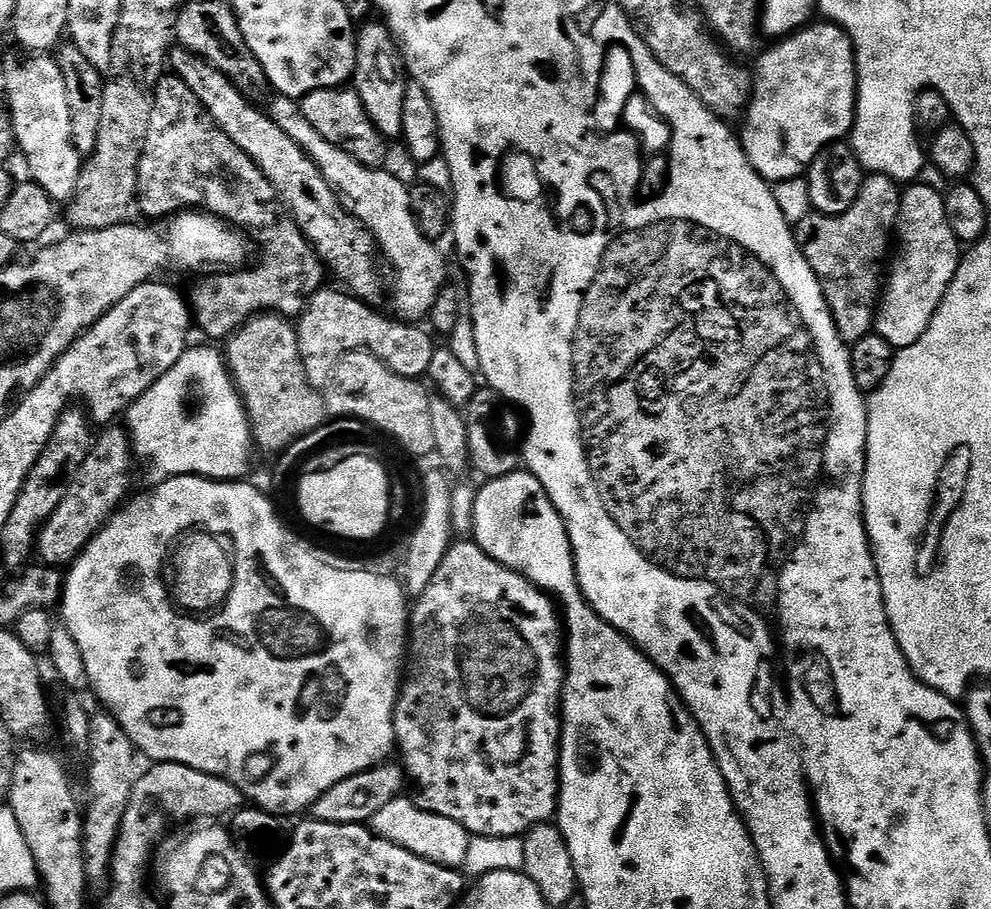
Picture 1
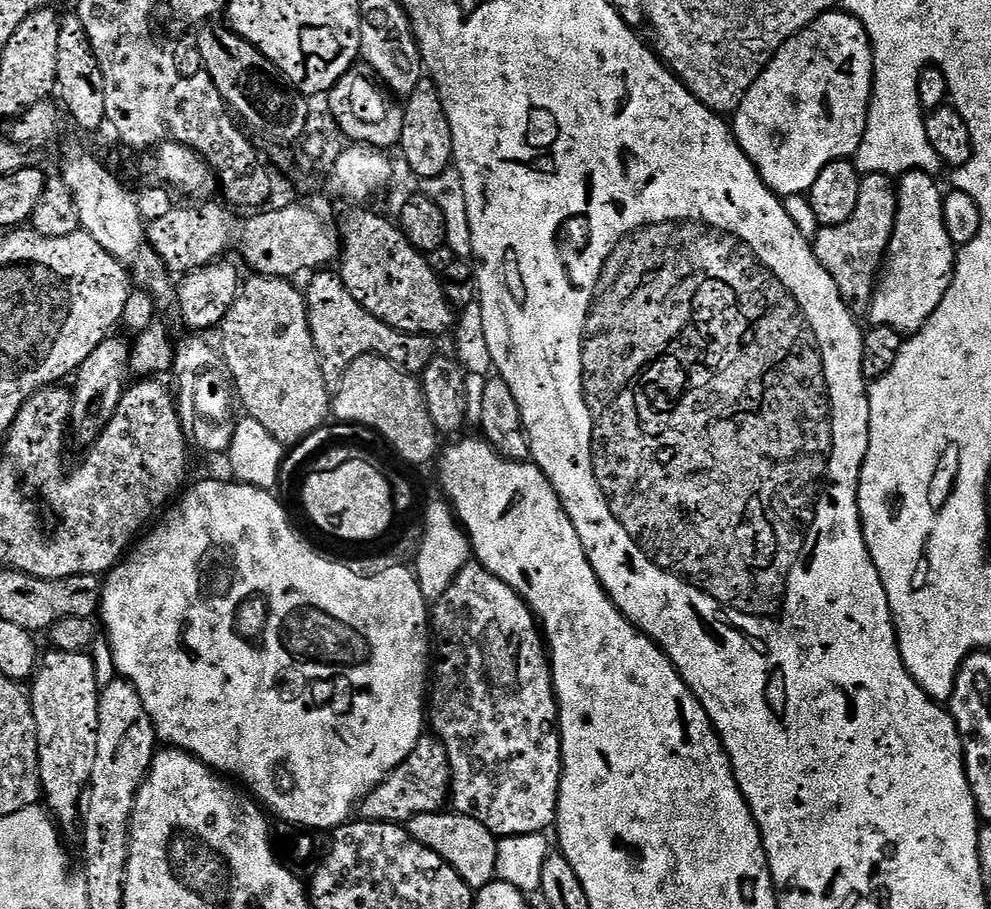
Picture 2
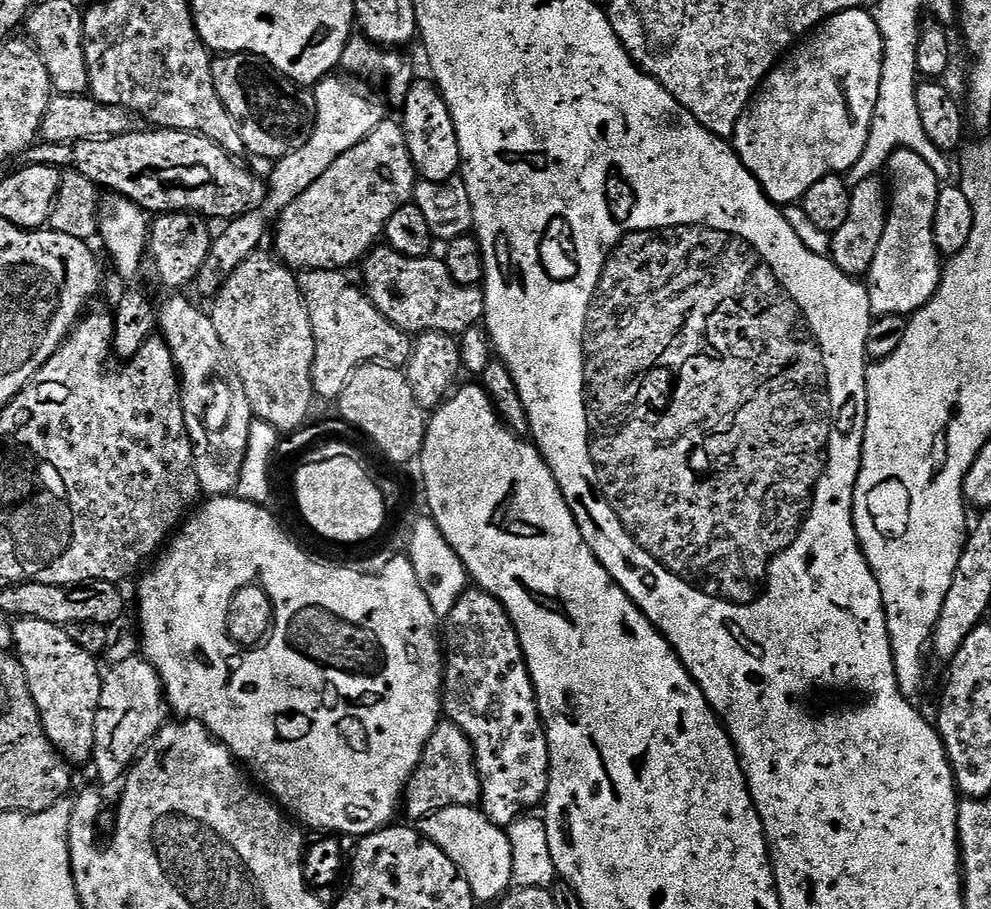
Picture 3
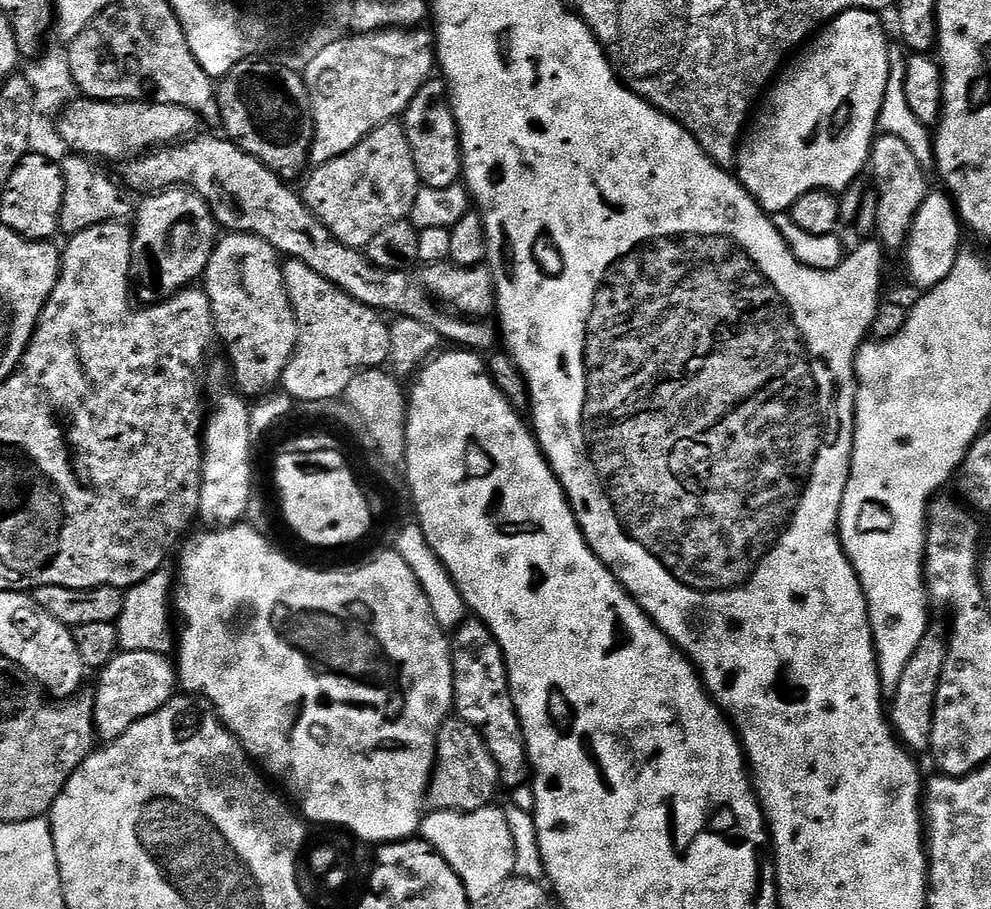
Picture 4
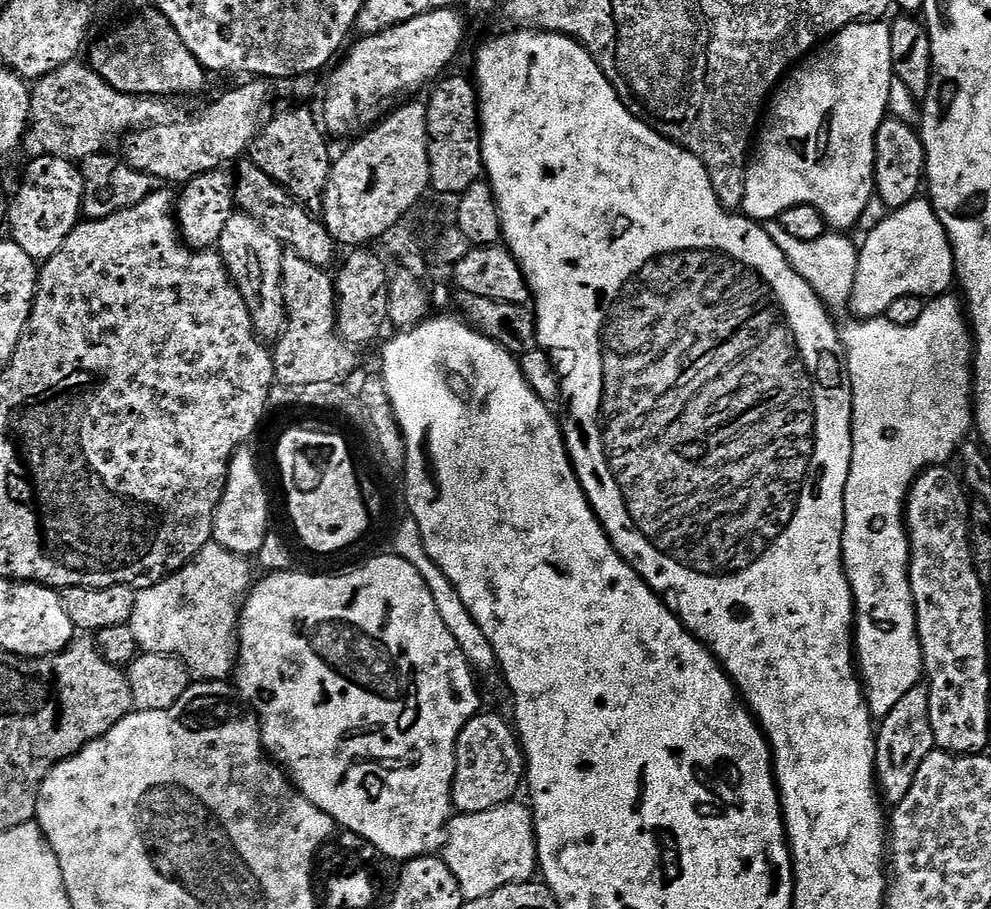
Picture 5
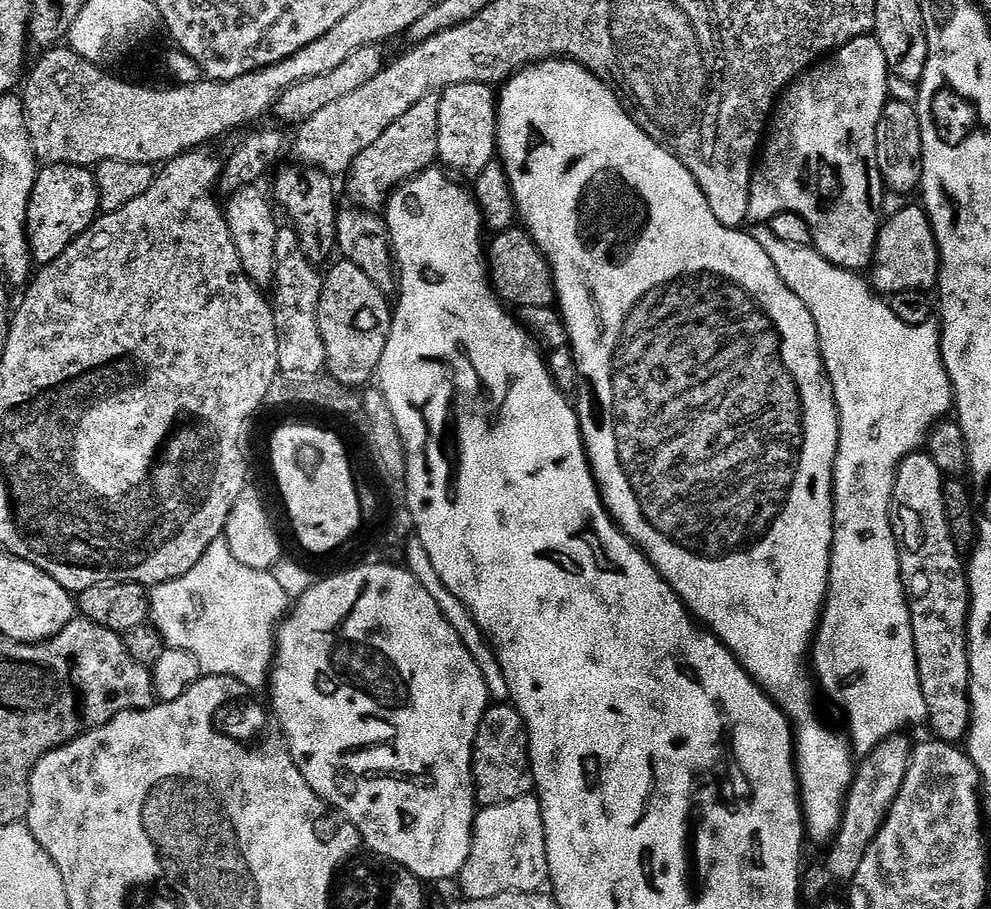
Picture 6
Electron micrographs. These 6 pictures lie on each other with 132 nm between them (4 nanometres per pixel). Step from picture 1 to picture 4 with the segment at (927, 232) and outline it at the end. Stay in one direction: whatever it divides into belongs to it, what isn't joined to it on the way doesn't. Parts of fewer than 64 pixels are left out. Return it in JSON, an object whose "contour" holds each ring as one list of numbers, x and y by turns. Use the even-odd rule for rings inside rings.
{"contour":[[877,135,872,145,870,173,872,172,873,178,876,179,875,191,879,199,875,235,885,249,903,249,907,245,918,210,928,197,930,185,924,177,924,168,920,163,921,157,916,156,914,150,910,150,910,146,902,142,902,138]]}

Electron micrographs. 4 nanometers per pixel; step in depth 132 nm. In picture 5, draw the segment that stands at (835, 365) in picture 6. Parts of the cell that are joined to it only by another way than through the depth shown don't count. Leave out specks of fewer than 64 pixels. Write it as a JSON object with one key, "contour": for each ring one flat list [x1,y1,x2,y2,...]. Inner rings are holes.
{"contour":[[945,294,929,299,924,305,922,318,905,328,895,328,886,318,860,318,857,324,843,325,842,356,846,361,848,380,852,383,852,465,848,481,844,487,844,571,852,587,854,601,854,660,858,665,858,675,866,693,868,711,873,717,883,718,898,706,902,694,917,687,922,680,924,659,920,653,920,639,916,636,916,607,912,601,910,578,908,577,908,530,904,526,904,505,908,490,916,477,929,466,940,466,957,455,964,436,974,424,974,344,970,339,970,325,966,319,961,301]]}

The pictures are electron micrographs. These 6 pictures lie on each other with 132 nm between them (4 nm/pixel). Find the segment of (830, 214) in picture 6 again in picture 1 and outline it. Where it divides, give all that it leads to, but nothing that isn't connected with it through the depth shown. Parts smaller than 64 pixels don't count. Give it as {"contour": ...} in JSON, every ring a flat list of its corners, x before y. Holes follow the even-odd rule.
{"contour":[[816,23,773,43,773,48,761,54,756,72,754,68,752,98,742,120,742,143,754,170,769,182,803,177,820,151,843,141,856,122,856,53,852,51,852,39,837,24]]}

